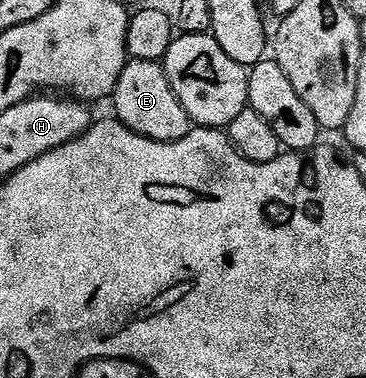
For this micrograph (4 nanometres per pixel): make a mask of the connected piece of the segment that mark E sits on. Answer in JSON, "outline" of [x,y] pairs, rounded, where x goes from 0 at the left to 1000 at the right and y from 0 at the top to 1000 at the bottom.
{"outline":[[[350,156],[314,230],[309,272],[311,304],[339,333],[429,376],[473,376],[505,365],[505,354],[516,354],[527,336],[505,280],[495,280],[484,249],[473,249],[456,190],[434,164]]]}

